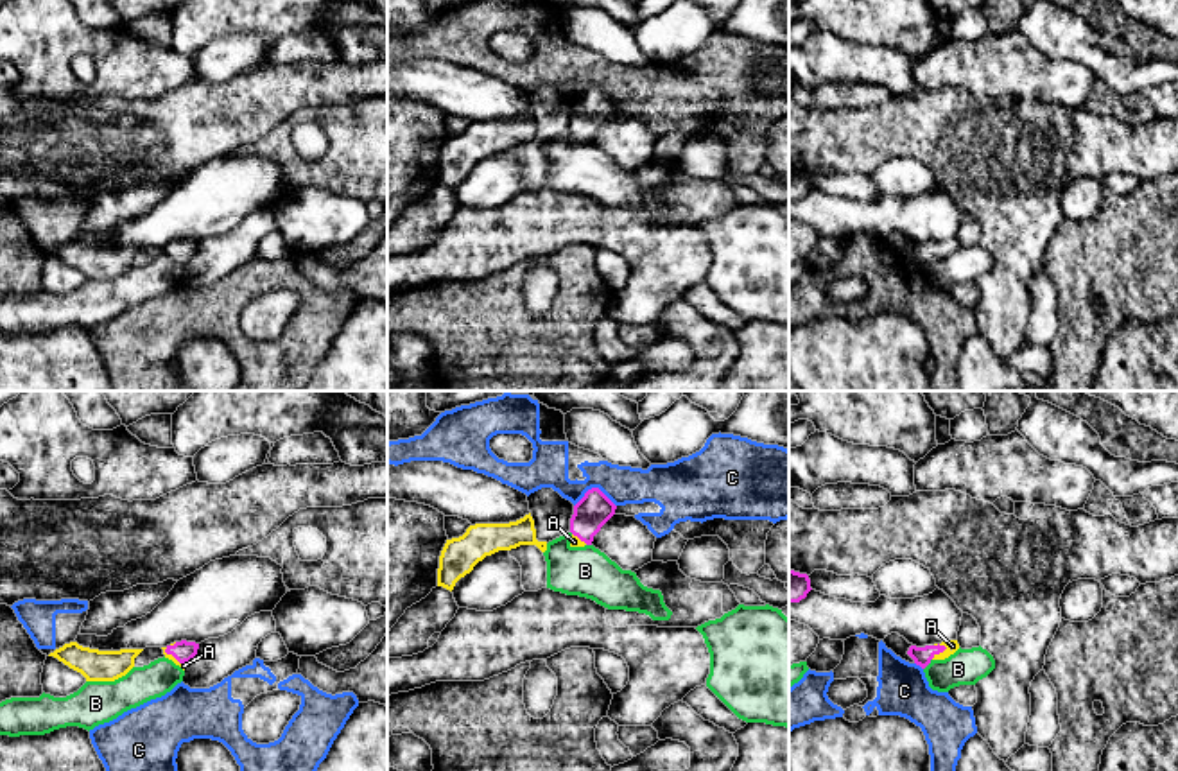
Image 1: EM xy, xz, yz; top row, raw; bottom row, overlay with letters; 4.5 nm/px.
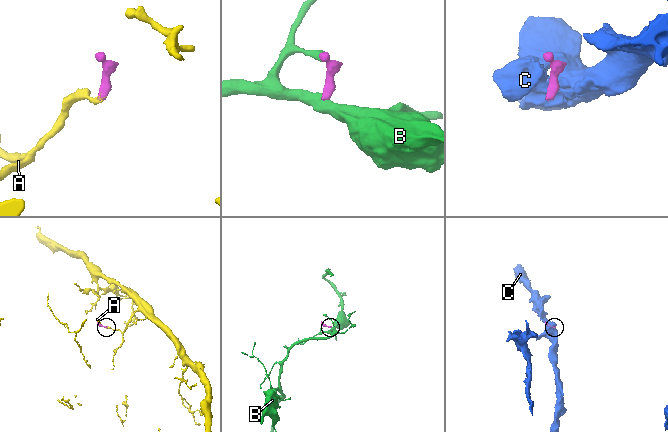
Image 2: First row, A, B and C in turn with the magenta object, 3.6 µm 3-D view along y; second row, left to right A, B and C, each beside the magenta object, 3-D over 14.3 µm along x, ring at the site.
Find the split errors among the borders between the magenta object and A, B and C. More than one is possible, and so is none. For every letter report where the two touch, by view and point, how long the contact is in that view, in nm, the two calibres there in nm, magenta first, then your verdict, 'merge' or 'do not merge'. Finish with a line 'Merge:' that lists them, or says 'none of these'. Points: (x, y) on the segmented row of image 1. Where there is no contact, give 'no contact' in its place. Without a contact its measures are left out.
A: yz (938, 653) | 90 nm | 90/60 nm | merge
B: yz (929, 662) | 70 nm | 90/160 nm | do not merge
C: xz (596, 488) | 190 nm | 160/180 nm | do not merge
Merge: A

